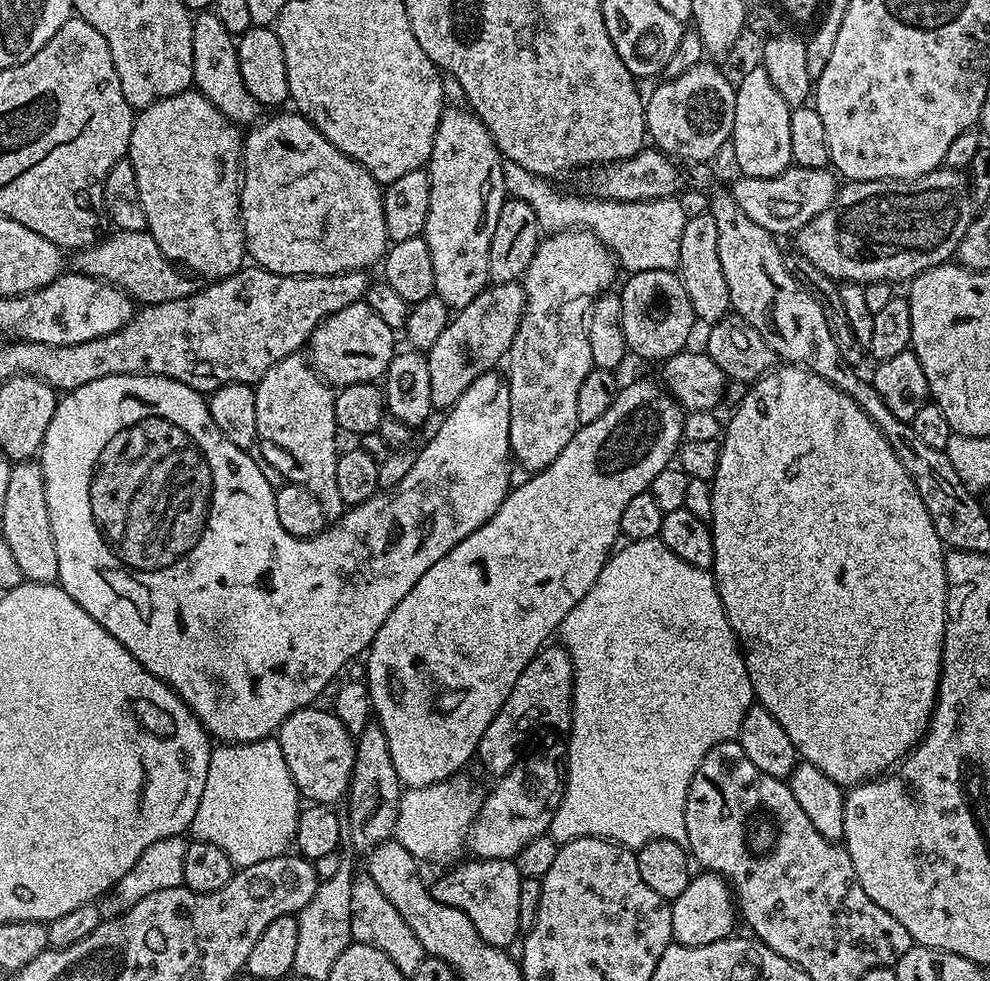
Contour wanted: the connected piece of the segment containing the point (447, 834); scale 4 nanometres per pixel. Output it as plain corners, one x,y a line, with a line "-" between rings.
464,774
430,786
409,788
400,798
394,838
403,848
410,850
417,862
429,860
432,864
444,864
454,859
460,851
465,851
468,832
480,812
481,803
481,793
472,789

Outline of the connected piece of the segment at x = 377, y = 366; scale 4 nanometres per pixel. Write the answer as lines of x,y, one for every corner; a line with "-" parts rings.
357,302
330,314
312,331
312,338
306,348
310,353
310,363
323,380
337,389
345,388
351,384
370,384
379,381
388,371
393,356
398,351
396,345
397,333
386,322
382,322
380,315
366,302

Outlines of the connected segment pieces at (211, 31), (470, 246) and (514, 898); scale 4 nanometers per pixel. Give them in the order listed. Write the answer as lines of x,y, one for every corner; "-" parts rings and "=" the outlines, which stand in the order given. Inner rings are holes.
200,10
195,13
192,22
194,34
194,74
192,82
195,91
200,92
222,115
237,126
251,126
257,123
262,112
262,105
246,90
242,82
242,70
238,70
236,40
218,22
215,11
-
257,115
257,116
256,116
-
244,124
244,125
243,125
=
452,106
445,107
442,118
438,122
438,130
434,134
434,146
432,147
432,153
426,165
428,181
430,182
430,206
426,210
426,222
424,223
422,235
426,246
430,246
430,262
434,265
435,295
440,296
442,302
448,304
449,309
459,310
470,306
470,302
474,302
474,298
478,298
478,294
489,287
490,242
494,242
494,229
498,227
498,214
502,214
502,206
506,199
504,190
504,161
505,159
501,156
498,146
490,134
490,130
476,117
475,112
464,106
461,106
461,108
452,108
=
471,859
470,864
462,864
452,869
446,876
440,876
436,881
431,881
430,891
434,899
446,906
454,906
454,910
462,910
474,922
474,930
490,946
507,949
510,942
521,935
518,922
518,890
522,879
522,871
516,865
515,859
510,860
482,860

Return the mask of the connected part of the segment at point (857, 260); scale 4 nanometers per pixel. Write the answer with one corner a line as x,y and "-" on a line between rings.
947,166
936,168
932,172
928,172
925,176
917,176
914,180
853,180
845,183
839,189
836,197
828,208
822,210
817,217
806,225
802,226
794,233
795,251
800,255
810,258
810,262
814,262
814,266
818,266
818,270
822,270
822,274
826,274
831,280
837,282
847,282
850,284
873,284
874,282
897,282
896,280
911,281
913,276
920,276
926,270
930,270
939,264
949,263
957,255
962,238
966,234
966,230
972,225
974,219
974,208
972,212
972,204
974,205
974,197
972,195
972,186
969,177
963,171

